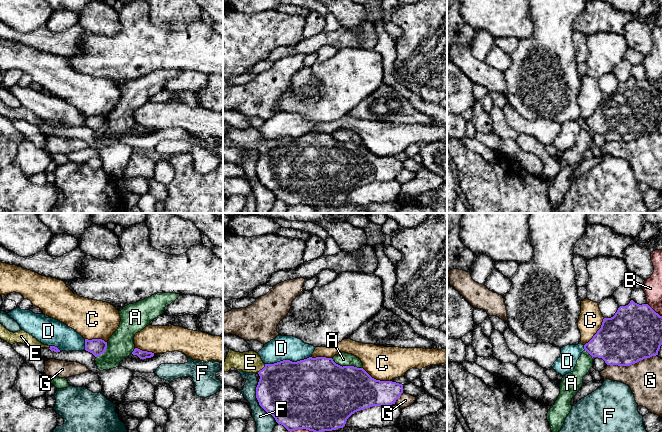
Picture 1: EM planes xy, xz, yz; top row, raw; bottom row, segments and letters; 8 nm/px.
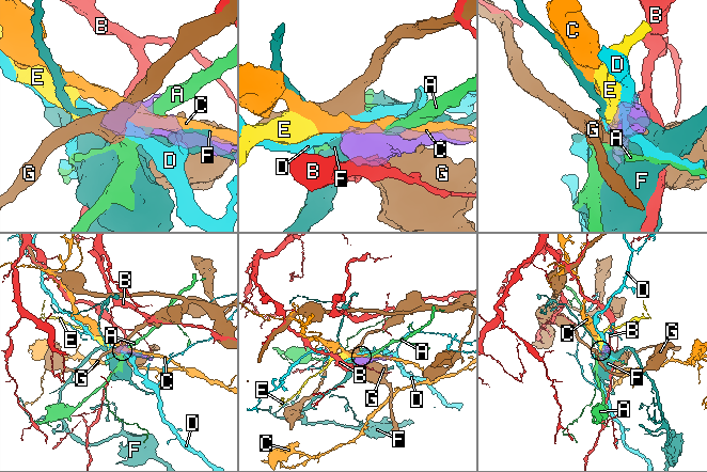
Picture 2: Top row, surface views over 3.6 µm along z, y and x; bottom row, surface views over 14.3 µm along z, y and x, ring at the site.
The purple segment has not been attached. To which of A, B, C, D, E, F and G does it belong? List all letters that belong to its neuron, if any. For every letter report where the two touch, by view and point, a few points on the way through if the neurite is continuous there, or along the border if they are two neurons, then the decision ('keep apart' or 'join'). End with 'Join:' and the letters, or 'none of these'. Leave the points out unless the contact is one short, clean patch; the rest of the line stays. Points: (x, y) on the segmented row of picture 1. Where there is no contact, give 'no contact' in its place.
A: meets purple in xz at (347, 366); border along xz (331, 358), (342, 366), (362, 368); keep apart
B: meets purple in yz at (653, 310); border along yz (647, 303), (661, 316); keep apart
C: meets purple in yz at (597, 332); keep apart
D: meets purple in xz at (287, 360); keep apart
E: meets purple in xz at (262, 369); runs through xz (286, 389), (262, 369), (250, 362); join
F: meets purple in xz at (259, 403); keep apart
G: meets purple in yz at (631, 364); keep apart
Join: E

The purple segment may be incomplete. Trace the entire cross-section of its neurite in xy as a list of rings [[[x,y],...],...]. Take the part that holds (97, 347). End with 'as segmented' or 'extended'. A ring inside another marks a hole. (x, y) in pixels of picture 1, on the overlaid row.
[[[85,339],[85,350],[92,353],[95,357],[100,356],[106,351],[107,342],[102,339]]]; as segmented

